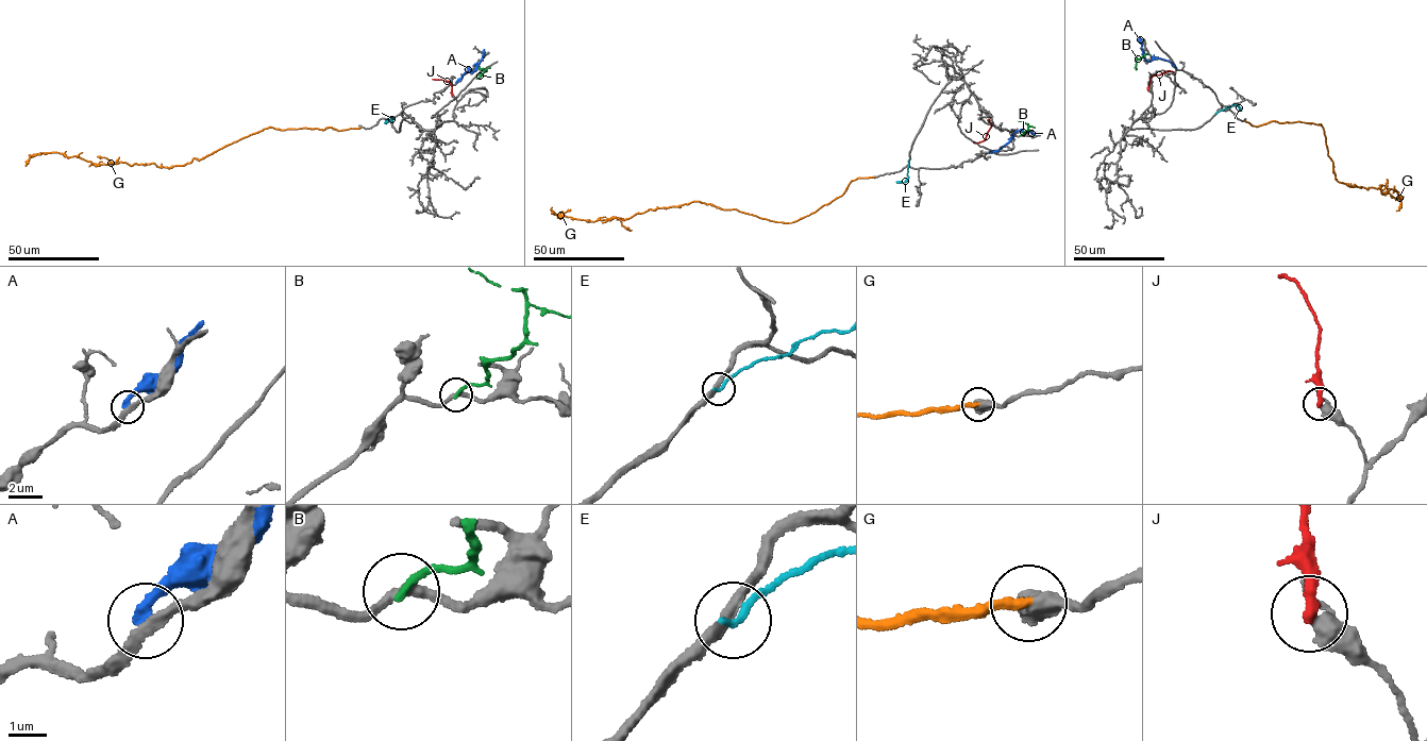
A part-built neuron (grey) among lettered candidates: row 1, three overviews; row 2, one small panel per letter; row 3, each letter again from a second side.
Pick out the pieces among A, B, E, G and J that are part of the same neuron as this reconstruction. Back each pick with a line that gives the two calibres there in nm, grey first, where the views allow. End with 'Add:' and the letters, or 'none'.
G: 480 nm thick on the grey side, 280 nm on the other
Add: G

